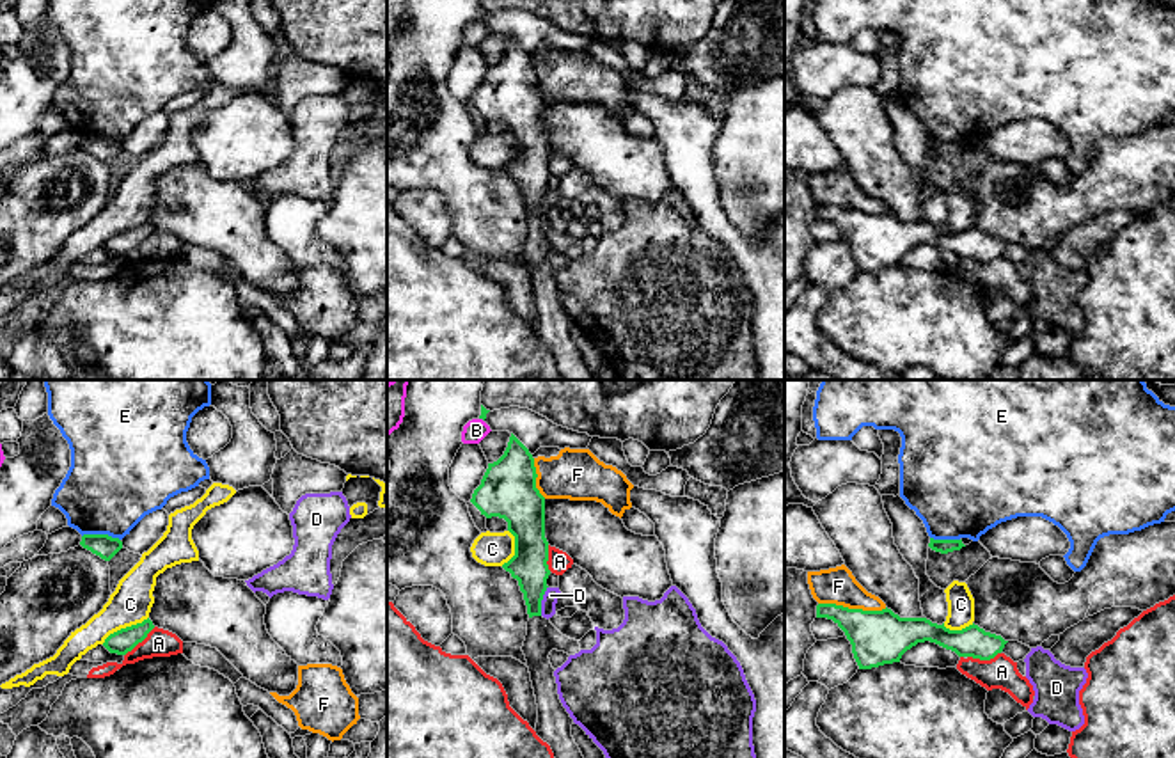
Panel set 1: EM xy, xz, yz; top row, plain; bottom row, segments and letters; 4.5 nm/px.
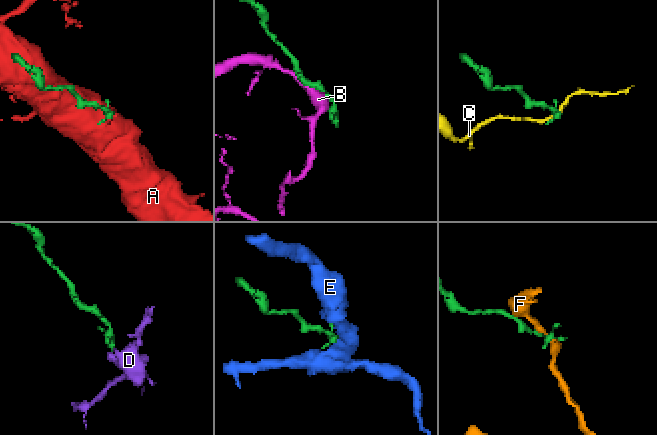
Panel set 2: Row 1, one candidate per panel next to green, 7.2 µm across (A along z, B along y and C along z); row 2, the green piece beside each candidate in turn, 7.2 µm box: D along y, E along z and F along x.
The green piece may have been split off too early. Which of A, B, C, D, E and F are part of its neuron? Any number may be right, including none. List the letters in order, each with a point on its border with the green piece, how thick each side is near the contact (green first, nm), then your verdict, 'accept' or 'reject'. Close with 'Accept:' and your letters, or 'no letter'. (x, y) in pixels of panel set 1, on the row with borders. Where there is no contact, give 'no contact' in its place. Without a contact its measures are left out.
A: meets green in yz at (984, 659); 140 nm thick on the green side, 150 nm on the other; reject
B: meets green in xz at (481, 418); 30 nm thick on the green side, 100 nm on the other; reject
C: meets green in xy at (126, 627); 110 nm thick on the green side, 190 nm on the other; reject
D: meets green in xz at (542, 599); 160 nm thick on the green side, 70 nm on the other; reject
E: meets green in xy at (102, 535); 110 nm thick on the green side, 420 nm on the other; reject
F: meets green in yz at (852, 609); 240 nm thick on the green side, 160 nm on the other; reject
Accept: no letter

